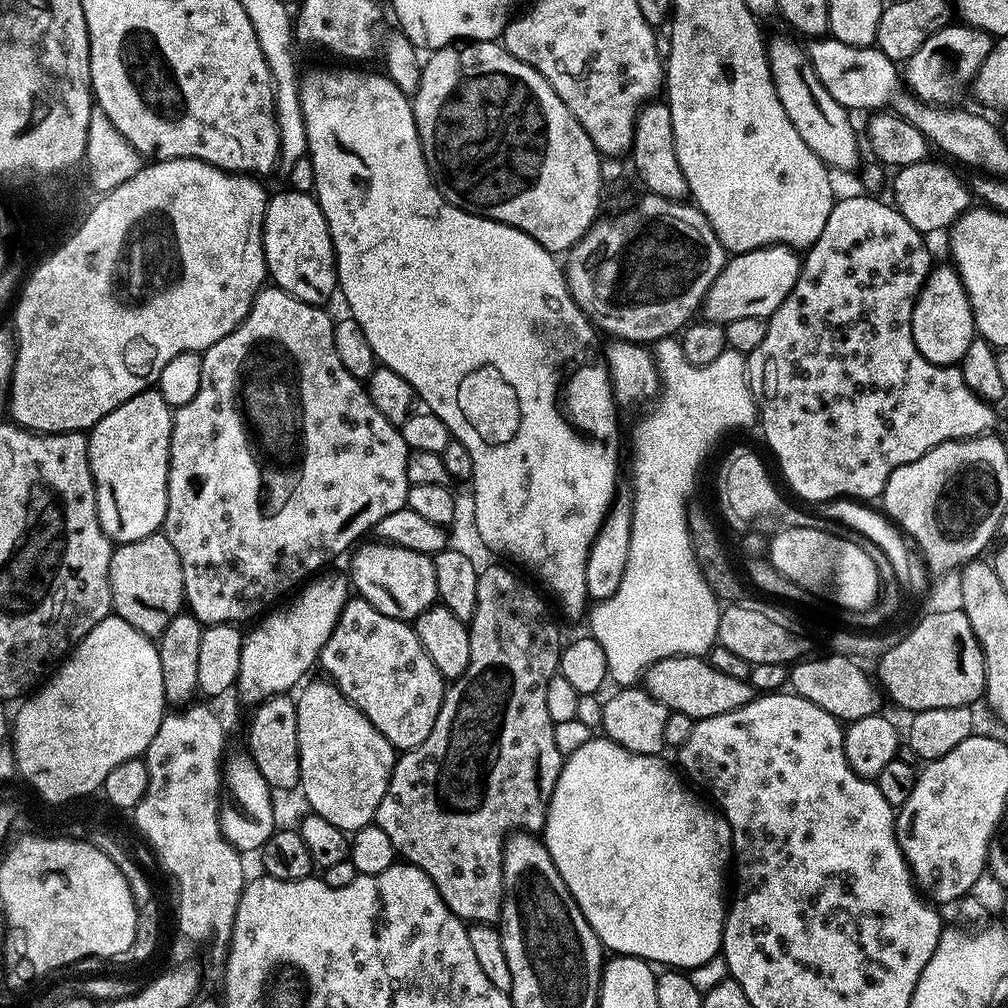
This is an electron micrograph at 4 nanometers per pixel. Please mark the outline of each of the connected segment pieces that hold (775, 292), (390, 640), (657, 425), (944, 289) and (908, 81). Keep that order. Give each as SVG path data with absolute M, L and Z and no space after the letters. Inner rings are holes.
M770 244L766 248L735 253L704 295L703 319L725 325L735 322L737 318L772 316L774 310L778 310L782 302L786 302L790 290L794 290L801 263L801 253L795 248L787 248L784 244Z
M359 598L349 599L347 606L342 610L342 614L334 626L334 630L330 634L330 638L326 638L326 646L322 646L318 668L319 671L324 671L321 673L336 685L336 689L338 689L348 701L354 706L358 706L358 710L362 710L362 714L366 714L366 718L370 718L374 730L378 730L378 734L385 736L386 739L392 743L393 748L397 750L407 750L418 746L422 742L426 742L426 734L430 734L430 730L434 730L434 718L438 718L438 710L442 710L446 681L444 675L438 670L438 666L434 666L434 662L430 662L430 654L426 654L426 650L418 638L415 627L413 627L409 621L390 618L386 614L374 610L374 606L370 606L370 602L366 602L365 600Z
M664 336L660 340L655 341L654 344L654 355L656 358L656 369L660 371L660 391L651 405L652 412L648 412L640 421L636 424L636 429L632 432L632 489L630 489L630 495L632 497L632 533L630 534L630 554L626 558L626 574L622 574L622 586L618 586L618 590L614 590L614 594L610 598L601 600L593 603L590 608L590 615L587 617L588 624L590 627L590 634L598 642L598 646L602 646L602 651L606 653L606 666L608 667L608 675L611 683L616 683L616 686L632 686L641 679L642 673L649 668L654 662L658 662L662 658L670 658L671 656L704 656L705 654L711 653L714 645L717 643L720 635L720 613L722 611L721 601L718 599L715 592L712 591L712 587L706 582L706 578L700 573L700 567L696 561L696 555L694 554L694 546L690 542L690 530L688 529L688 501L693 499L694 493L692 492L696 488L696 475L700 472L700 463L704 460L704 455L712 448L712 443L719 438L723 432L728 432L731 428L748 428L751 424L755 425L758 420L758 405L756 403L756 397L752 394L752 386L748 383L748 361L745 353L733 352L731 350L718 354L718 358L714 358L714 362L709 364L691 364L688 359L682 354L682 346L680 345L679 339L676 336Z
M937 263L920 287L912 311L912 333L914 346L918 346L922 358L949 366L959 365L966 350L970 350L970 342L977 339L976 323L966 286L962 286L962 278L951 263Z
M950 22L942 30L930 34L918 50L908 59L902 68L902 80L907 91L915 99L933 106L952 106L964 92L964 87L971 85L976 72L986 62L994 38L989 32L978 30L963 22Z

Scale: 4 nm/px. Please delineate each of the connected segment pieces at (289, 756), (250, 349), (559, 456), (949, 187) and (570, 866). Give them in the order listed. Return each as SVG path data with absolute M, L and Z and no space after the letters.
M291 695L271 696L251 709L252 721L248 724L246 751L254 766L266 778L273 790L295 789L300 783L300 755L298 754L298 710Z
M261 288L244 321L233 332L226 334L226 338L204 349L202 382L198 394L194 394L194 398L186 402L186 406L175 409L170 434L168 501L162 531L166 538L170 538L174 550L178 550L178 558L182 562L187 611L205 626L239 625L240 620L255 621L261 614L267 613L277 601L287 597L293 589L303 585L309 577L328 566L323 564L330 563L344 551L347 553L357 541L364 538L359 536L371 533L379 520L386 518L386 514L394 514L394 510L402 510L408 503L410 449L406 446L399 427L391 424L378 410L378 406L374 406L374 402L368 397L367 387L361 381L355 380L350 370L346 370L346 366L342 366L342 358L338 358L338 350L334 350L334 320L324 311L321 305L302 302L281 288Z
M340 66L344 68L316 68L313 72L304 72L300 81L300 101L302 102L302 118L306 118L306 138L308 139L308 156L314 166L314 178L316 179L316 187L314 195L322 214L328 223L328 229L332 235L332 245L336 251L336 278L338 281L338 292L348 303L347 315L351 319L358 322L358 326L362 326L362 334L366 334L366 342L370 342L370 350L374 350L377 361L383 367L394 370L394 374L402 374L402 378L406 378L406 382L410 382L413 393L418 397L425 409L434 413L438 418L442 418L442 422L446 422L448 433L454 440L462 442L462 446L466 446L466 450L470 450L470 459L474 462L474 474L470 481L472 487L472 516L476 519L476 532L480 535L480 540L492 552L505 552L513 565L521 564L525 568L525 573L533 572L546 587L552 591L551 599L556 599L555 607L565 612L570 619L576 620L580 615L583 617L586 612L586 605L589 603L588 591L586 590L586 558L590 546L594 542L594 538L600 529L600 523L608 517L608 510L612 507L612 501L618 495L616 489L616 479L620 476L620 420L616 417L618 405L616 395L612 393L612 379L608 373L608 363L604 360L602 351L602 340L598 335L597 329L591 320L584 315L583 310L574 302L574 298L568 289L568 277L565 269L562 267L553 253L547 252L538 242L534 242L534 238L530 238L530 234L526 234L517 228L511 228L509 224L503 224L497 220L491 220L485 216L476 216L472 212L462 210L458 206L451 204L447 198L440 193L438 186L432 181L432 175L428 169L428 163L424 157L424 151L420 145L418 138L418 130L414 122L414 114L412 113L412 101L405 96L402 90L398 90L398 86L394 86L394 82L383 71L363 72L360 66Z
M929 158L911 164L905 168L895 169L890 180L890 192L892 190L891 203L919 232L931 234L951 229L956 219L963 212L967 212L973 203L974 197L966 180L963 180L952 168L939 164L935 158Z
M593 738L590 742L586 742L586 746L580 746L578 750L574 750L574 754L566 757L564 764L560 767L558 782L548 797L548 817L544 823L542 839L558 874L562 874L562 882L566 882L586 922L590 922L594 934L598 934L601 944L609 953L617 956L636 956L656 966L664 964L660 966L668 970L692 970L688 968L700 968L703 964L710 963L715 956L717 959L724 942L726 915L724 879L730 876L730 865L734 860L732 831L726 817L711 803L703 804L690 789L684 788L685 781L678 775L677 769L675 767L672 769L666 761L660 759L664 758L659 755L634 754L607 738Z

